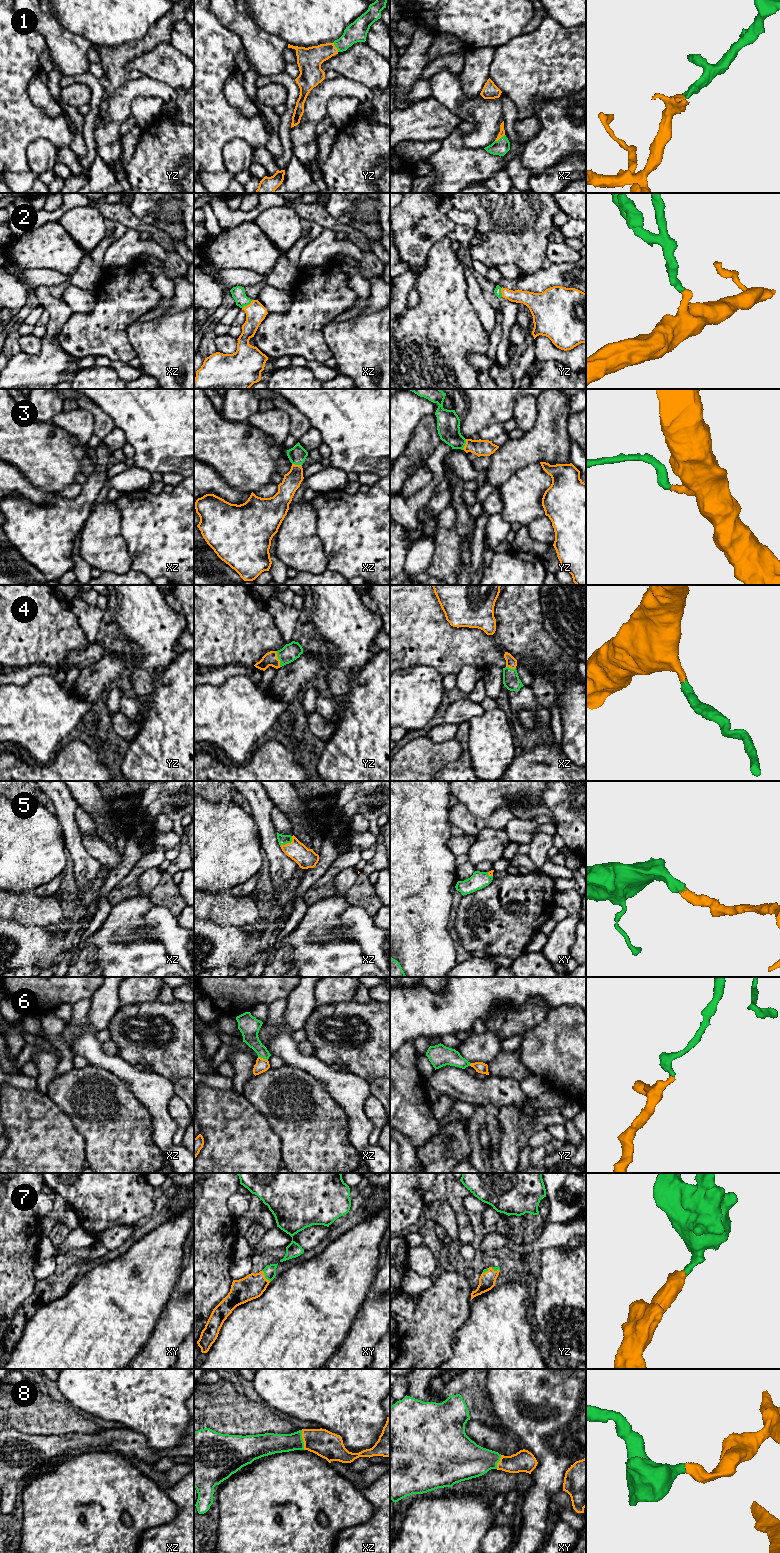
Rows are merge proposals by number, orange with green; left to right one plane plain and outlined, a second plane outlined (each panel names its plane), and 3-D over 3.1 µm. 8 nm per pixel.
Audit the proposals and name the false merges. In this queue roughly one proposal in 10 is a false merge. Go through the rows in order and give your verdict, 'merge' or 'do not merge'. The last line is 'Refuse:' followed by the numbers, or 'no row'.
1: merge
2: merge
3: merge
4: merge
5: merge
6: merge
7: merge
8: merge
Refuse: no row

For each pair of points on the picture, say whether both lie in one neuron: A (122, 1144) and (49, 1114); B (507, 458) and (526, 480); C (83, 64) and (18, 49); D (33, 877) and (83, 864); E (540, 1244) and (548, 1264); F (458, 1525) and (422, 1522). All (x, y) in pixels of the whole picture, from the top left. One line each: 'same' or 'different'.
A: different
B: different
C: different
D: different
E: different
F: same

